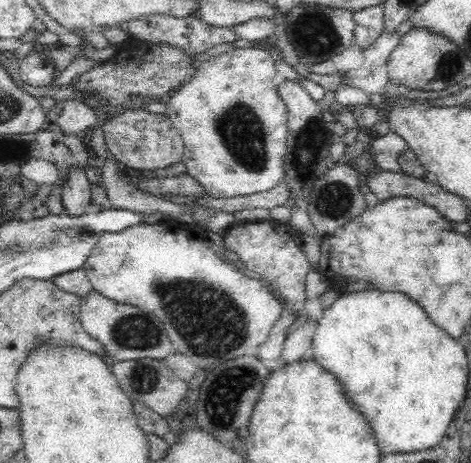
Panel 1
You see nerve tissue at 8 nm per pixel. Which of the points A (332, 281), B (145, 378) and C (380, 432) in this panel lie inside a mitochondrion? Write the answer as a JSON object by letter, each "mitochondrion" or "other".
{"A":"other","B":"mitochondrion","C":"other"}

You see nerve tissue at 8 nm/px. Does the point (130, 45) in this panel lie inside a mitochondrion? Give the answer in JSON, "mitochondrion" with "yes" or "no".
{"mitochondrion":"no"}

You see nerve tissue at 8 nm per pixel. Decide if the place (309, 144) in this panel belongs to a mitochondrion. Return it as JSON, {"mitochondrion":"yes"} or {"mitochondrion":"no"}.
{"mitochondrion":"yes"}

